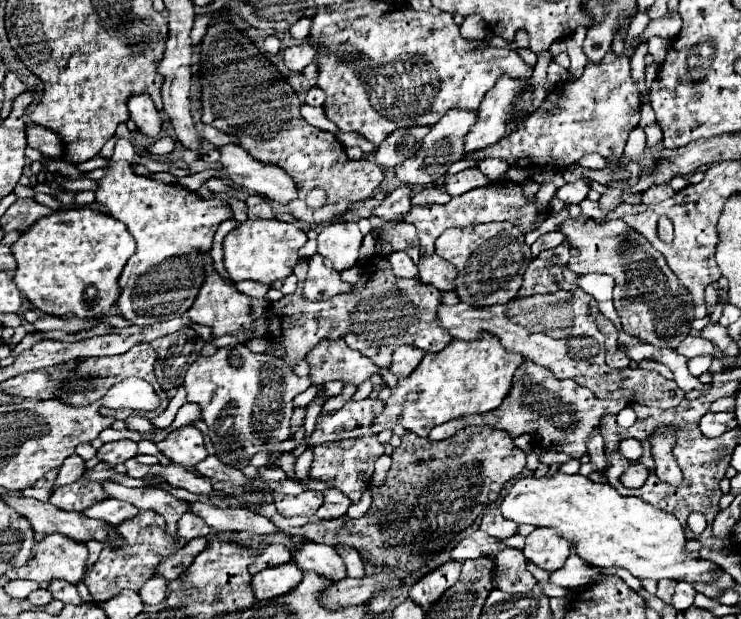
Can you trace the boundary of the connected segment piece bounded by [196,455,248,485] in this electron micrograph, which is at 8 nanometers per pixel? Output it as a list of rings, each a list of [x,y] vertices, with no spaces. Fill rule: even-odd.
[[[210,455],[202,463],[196,465],[196,473],[214,481],[232,481],[234,485],[246,485],[248,479],[242,475],[240,469],[222,463],[218,457]]]

